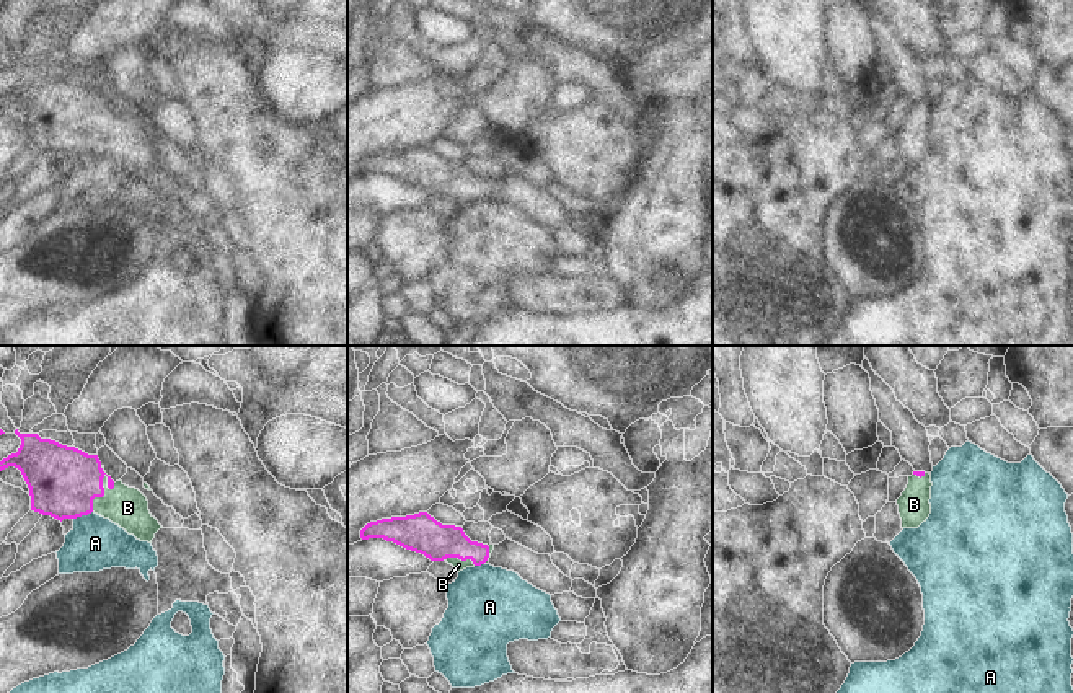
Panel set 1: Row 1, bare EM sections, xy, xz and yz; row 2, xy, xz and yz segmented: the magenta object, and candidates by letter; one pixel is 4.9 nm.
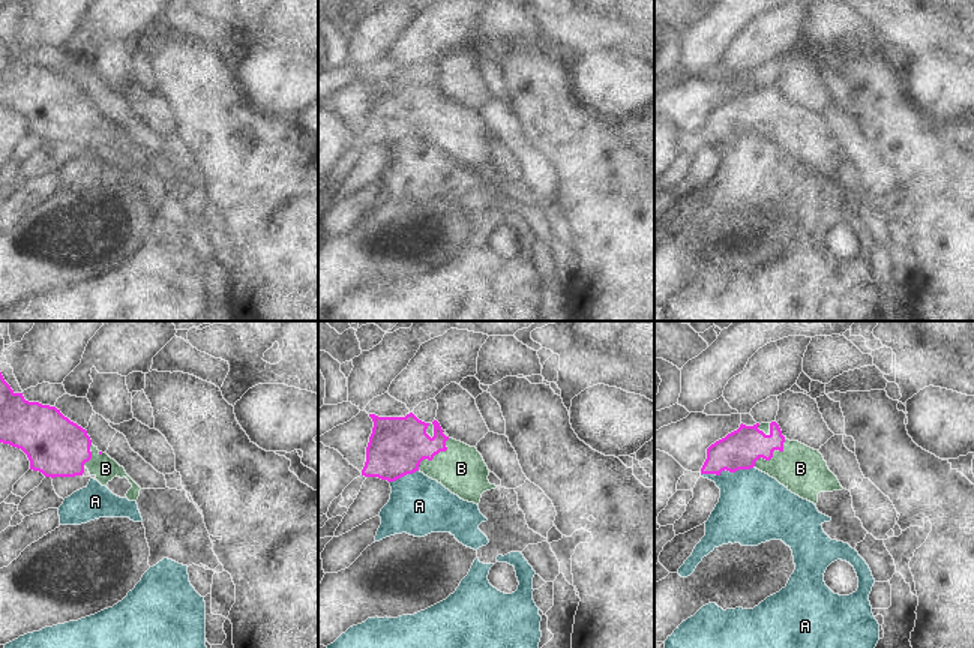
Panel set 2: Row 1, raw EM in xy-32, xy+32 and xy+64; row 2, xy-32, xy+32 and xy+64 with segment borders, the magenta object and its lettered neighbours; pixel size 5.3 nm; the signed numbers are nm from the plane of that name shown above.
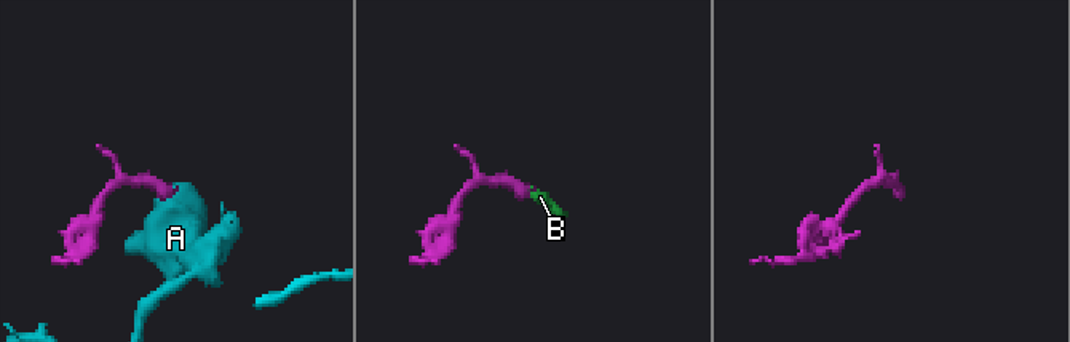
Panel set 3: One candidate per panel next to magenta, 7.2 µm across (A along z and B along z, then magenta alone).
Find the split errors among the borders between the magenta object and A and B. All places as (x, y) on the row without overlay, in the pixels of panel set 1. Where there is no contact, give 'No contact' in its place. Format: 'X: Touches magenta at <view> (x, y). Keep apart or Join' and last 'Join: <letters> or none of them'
A: Touches magenta at xy (82, 149). Keep apart
B: Touches magenta at xy (103, 126). Join
Join: B.

